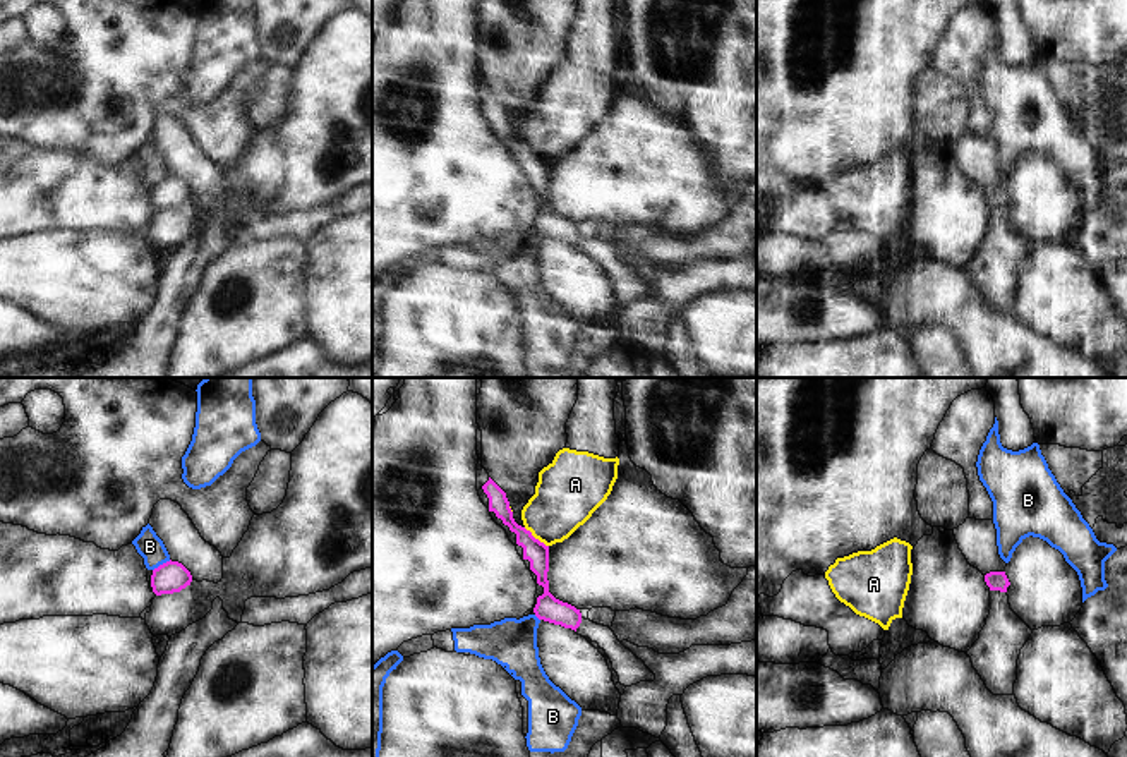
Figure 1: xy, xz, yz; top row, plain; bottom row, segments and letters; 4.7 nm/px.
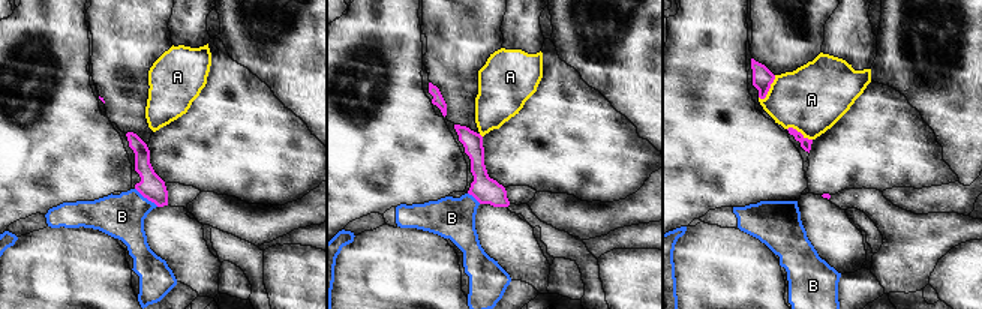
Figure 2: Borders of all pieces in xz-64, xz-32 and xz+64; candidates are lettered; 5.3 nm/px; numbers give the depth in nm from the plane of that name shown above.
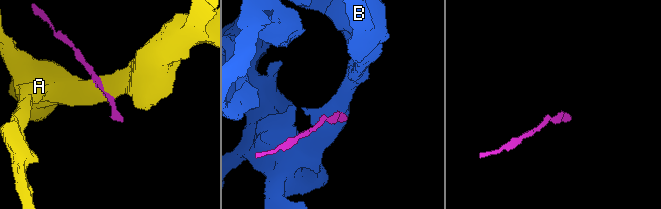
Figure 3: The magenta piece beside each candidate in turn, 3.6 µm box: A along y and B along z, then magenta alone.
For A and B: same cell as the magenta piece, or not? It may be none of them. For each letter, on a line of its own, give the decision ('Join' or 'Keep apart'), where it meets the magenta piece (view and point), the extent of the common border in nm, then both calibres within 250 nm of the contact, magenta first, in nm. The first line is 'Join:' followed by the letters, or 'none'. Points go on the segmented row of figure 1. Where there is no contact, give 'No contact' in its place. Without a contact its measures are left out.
Join: none
A: Keep apart. Touches magenta at xz (534, 538). Shared border 150 nm. Thickness 110 nm (magenta) against 300 nm
B: Keep apart. Touches magenta at xy (163, 563). Shared border 100 nm. Thickness 150 nm (magenta) against 120 nm

